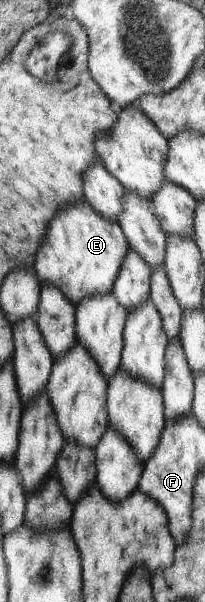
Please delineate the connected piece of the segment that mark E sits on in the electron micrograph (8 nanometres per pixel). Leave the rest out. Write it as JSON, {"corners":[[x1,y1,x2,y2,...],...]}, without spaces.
{"corners":[[81,199,79,204,71,204,53,220,53,228,49,228,49,240,41,244,41,256,37,256,36,275,42,283,51,283,58,286,73,302,81,304,85,298,93,295,111,294,115,279,119,274,121,263,128,251,128,239,124,235,123,226,94,211,94,208,85,200]]}

